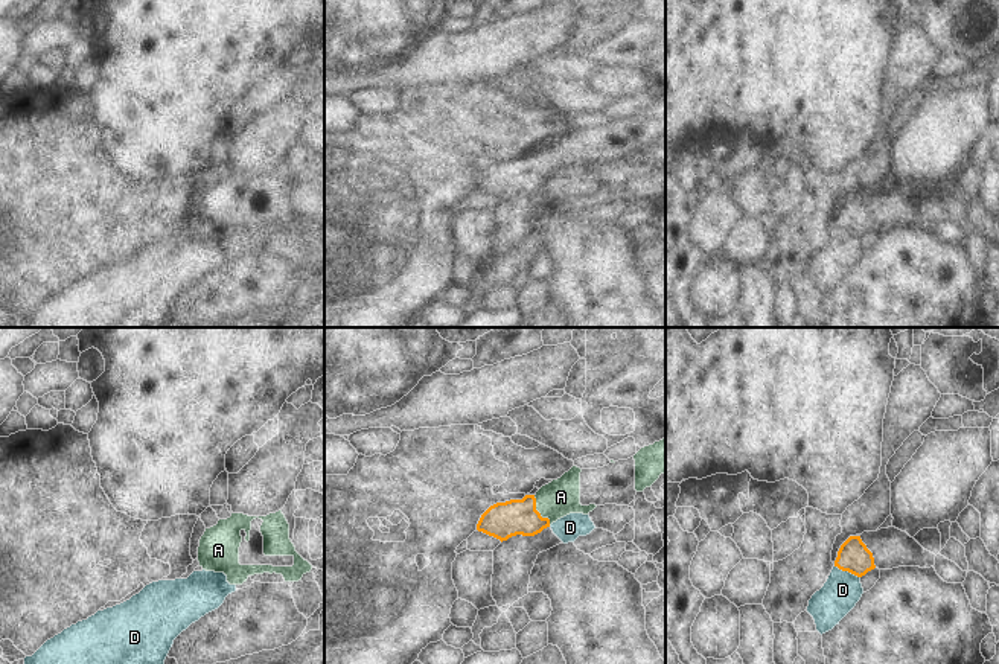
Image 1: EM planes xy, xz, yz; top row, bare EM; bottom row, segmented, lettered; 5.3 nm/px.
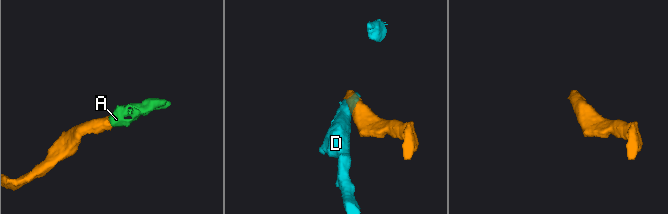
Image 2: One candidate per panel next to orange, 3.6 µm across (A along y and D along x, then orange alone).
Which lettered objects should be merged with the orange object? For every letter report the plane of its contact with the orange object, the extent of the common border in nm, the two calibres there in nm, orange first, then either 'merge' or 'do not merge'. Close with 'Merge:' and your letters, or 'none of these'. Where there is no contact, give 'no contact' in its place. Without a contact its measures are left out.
A: xz | 180 nm | 190/200 nm | merge
D: yz | 150 nm | 170/200 nm | do not merge
Merge: A

